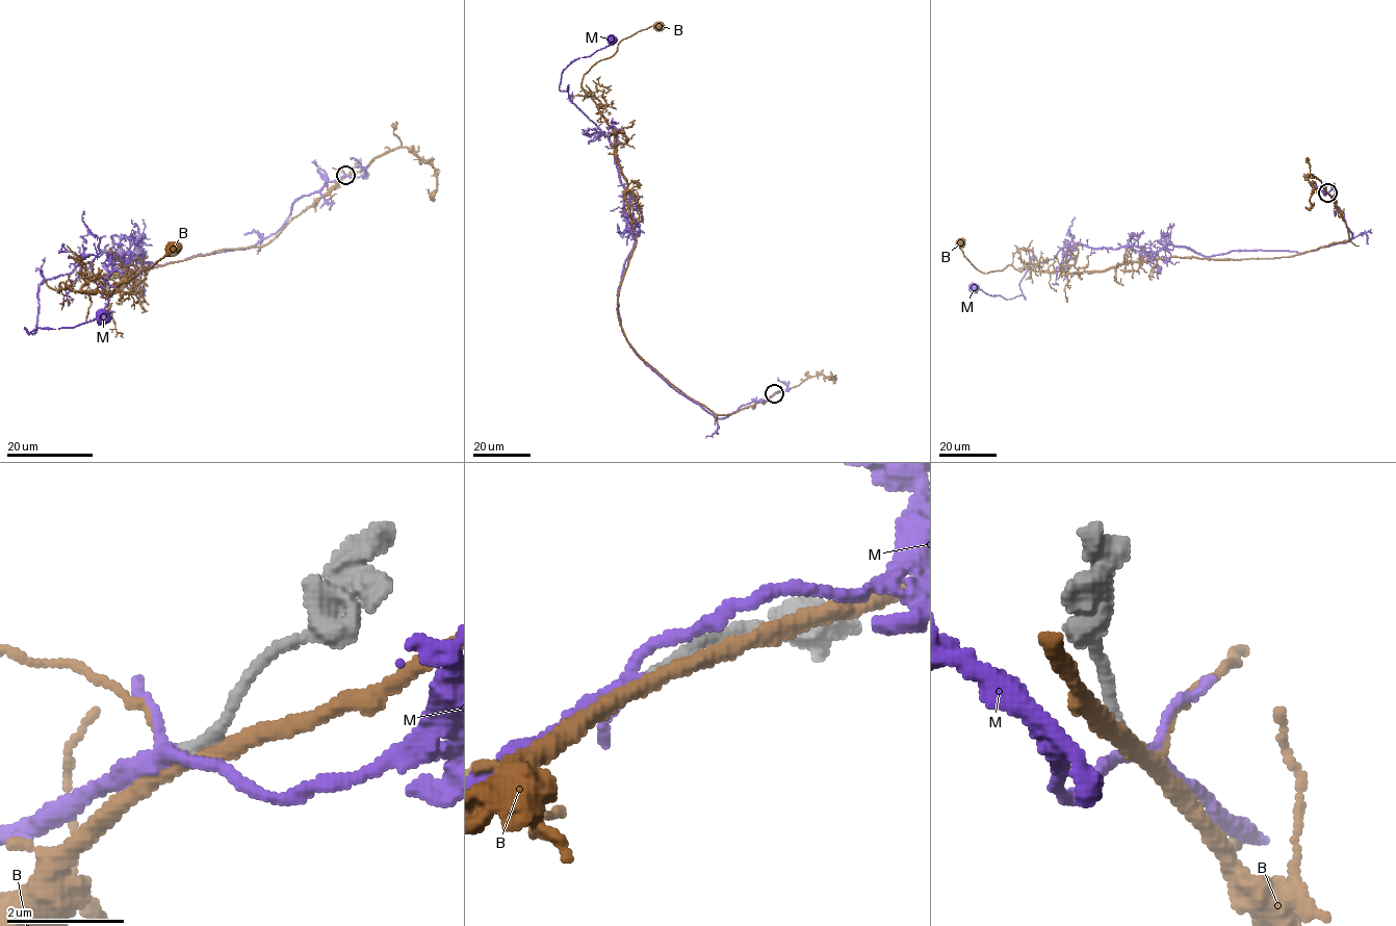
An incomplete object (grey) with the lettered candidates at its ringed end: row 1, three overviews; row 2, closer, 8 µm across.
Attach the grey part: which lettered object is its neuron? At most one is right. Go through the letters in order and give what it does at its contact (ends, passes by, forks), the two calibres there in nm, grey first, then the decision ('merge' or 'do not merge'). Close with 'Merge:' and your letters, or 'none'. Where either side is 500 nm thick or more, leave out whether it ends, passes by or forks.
B: it forks there; 200 nm thick on the grey side, 240 nm on the other; do not merge
M: it forks there; 190 nm thick on the grey side, 170 nm on the other; merge
Merge: M

